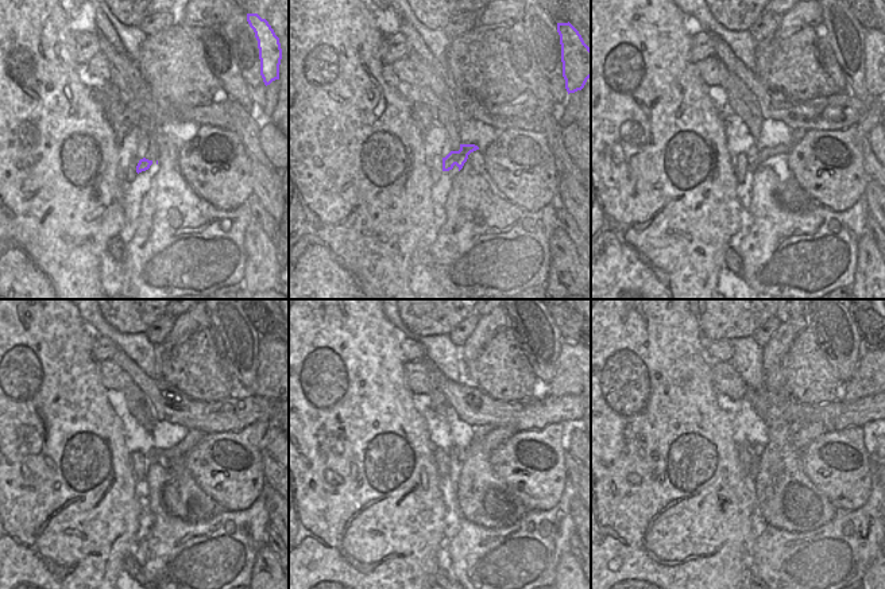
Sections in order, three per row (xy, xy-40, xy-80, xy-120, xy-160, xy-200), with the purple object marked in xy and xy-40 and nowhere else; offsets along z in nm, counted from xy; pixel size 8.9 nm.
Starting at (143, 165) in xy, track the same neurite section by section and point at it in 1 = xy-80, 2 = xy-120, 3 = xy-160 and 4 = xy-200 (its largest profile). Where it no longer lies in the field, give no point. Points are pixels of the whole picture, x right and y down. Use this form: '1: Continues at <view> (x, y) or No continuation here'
1: Continues at xy-80 (757, 157)
2: Continues at xy-120 (193, 436)
3: Continues at xy-160 (497, 437)
4: Continues at xy-200 (804, 436).

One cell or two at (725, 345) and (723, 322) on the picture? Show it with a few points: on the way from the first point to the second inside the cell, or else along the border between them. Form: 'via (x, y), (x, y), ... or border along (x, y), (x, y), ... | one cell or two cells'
border along (729, 338), (706, 341) | two cells

